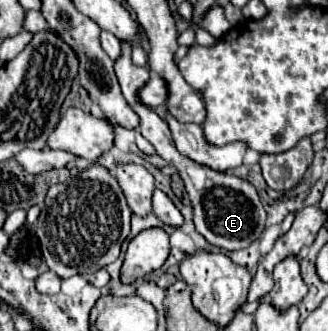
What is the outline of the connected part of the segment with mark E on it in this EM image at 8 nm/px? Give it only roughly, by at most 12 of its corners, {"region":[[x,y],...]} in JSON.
{"region":[[115,62],[139,132],[173,164],[197,232],[241,250],[265,230],[255,186],[179,154],[167,122],[139,100],[149,70]]}

